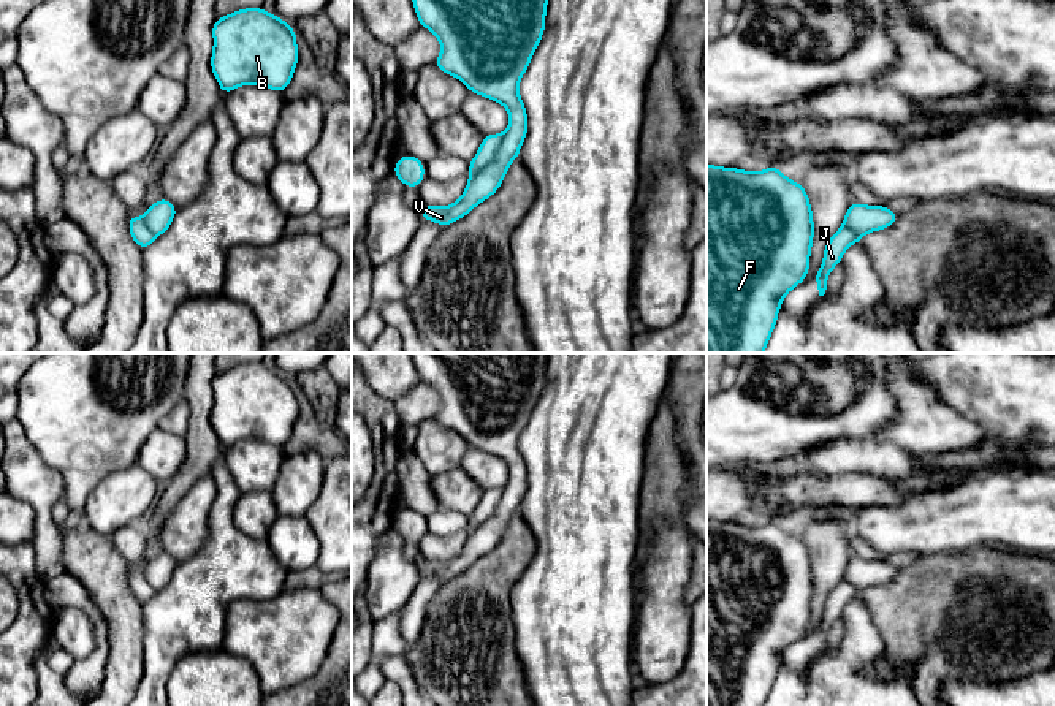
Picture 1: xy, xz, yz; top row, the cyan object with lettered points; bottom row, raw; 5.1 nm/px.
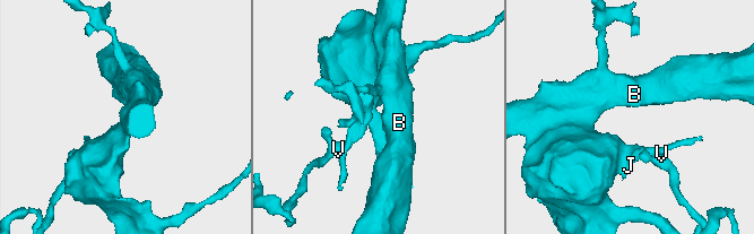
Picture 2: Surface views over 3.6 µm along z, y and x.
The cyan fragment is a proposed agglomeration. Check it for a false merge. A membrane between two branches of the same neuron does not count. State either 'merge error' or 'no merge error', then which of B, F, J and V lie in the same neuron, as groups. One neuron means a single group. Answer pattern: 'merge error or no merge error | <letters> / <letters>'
merge error | B F V / J

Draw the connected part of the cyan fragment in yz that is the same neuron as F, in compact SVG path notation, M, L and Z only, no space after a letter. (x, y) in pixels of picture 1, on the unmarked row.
M707 519L707 706L765 704L784 651L806 632L813 592L808 548L778 521L749 527Z

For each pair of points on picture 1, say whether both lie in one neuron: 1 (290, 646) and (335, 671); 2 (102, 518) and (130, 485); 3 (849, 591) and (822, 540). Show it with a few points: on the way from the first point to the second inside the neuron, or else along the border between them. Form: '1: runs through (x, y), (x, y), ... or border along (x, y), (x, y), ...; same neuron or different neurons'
1: border along (335, 630), (320, 667), (292, 686); different neurons
2: runs through (108, 510), (125, 493); same neuron
3: border along (841, 580), (827, 595), (824, 613); different neurons

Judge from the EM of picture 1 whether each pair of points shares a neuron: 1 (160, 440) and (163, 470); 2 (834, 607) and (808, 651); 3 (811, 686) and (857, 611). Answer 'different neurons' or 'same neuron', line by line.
1: same neuron
2: same neuron
3: same neuron

